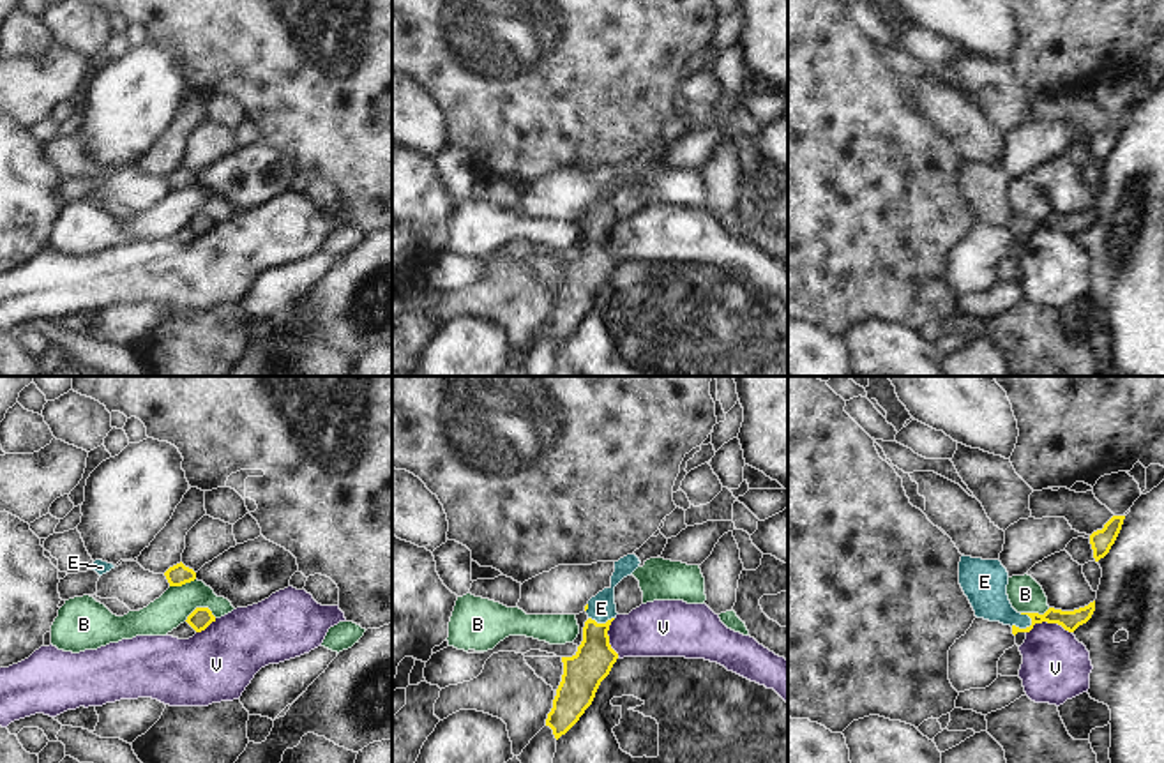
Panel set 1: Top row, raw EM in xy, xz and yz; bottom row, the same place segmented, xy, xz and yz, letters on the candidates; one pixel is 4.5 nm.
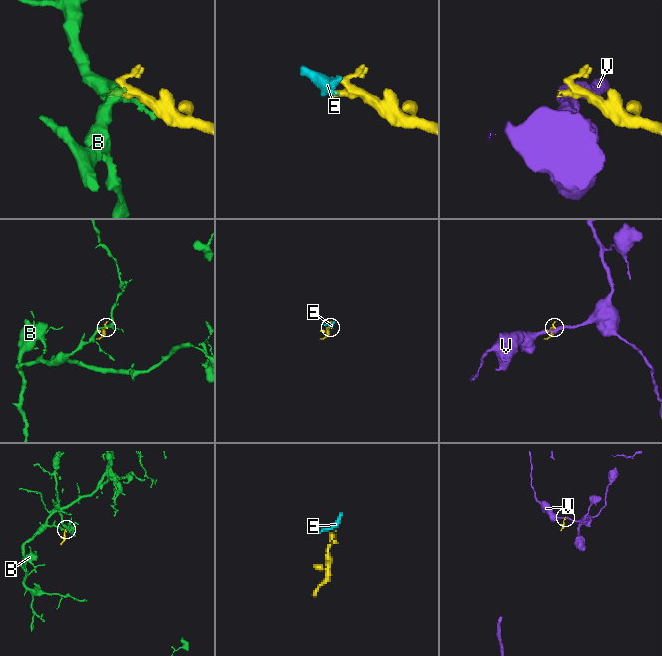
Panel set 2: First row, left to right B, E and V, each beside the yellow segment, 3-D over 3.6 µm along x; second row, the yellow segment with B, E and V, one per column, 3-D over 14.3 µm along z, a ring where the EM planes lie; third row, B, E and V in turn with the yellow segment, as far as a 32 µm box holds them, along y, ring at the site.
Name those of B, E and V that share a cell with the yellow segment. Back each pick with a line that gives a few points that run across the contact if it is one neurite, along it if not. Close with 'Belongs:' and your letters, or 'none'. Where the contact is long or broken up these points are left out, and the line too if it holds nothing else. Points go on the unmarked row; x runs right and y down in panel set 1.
E: yz (1069, 225), (1035, 223), (1023, 234), (986, 193)
Belongs: E

